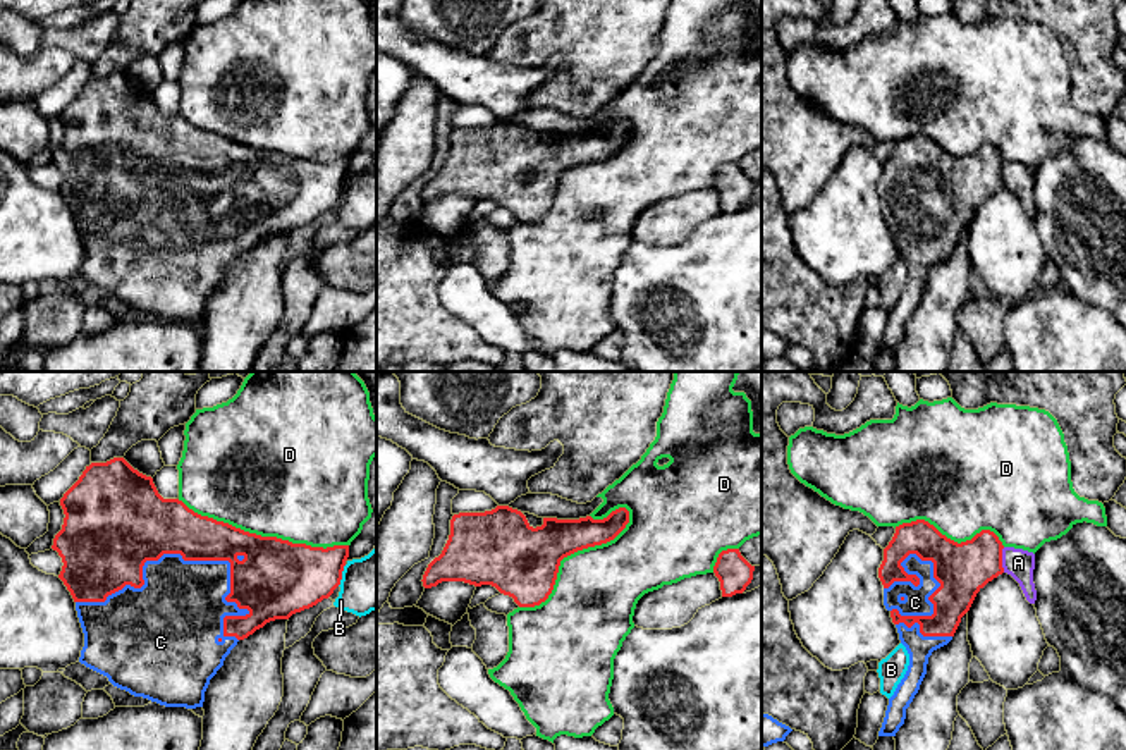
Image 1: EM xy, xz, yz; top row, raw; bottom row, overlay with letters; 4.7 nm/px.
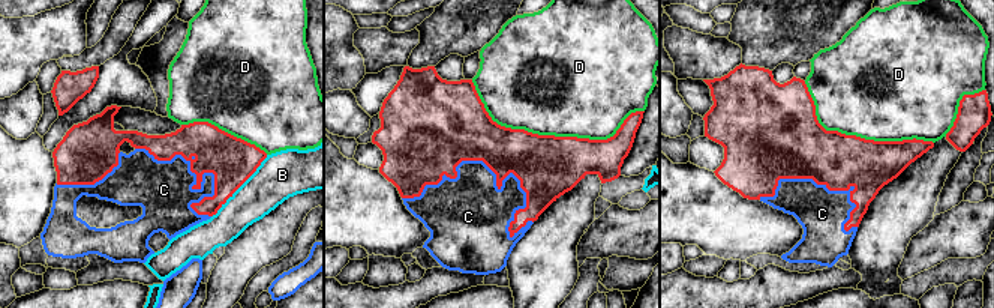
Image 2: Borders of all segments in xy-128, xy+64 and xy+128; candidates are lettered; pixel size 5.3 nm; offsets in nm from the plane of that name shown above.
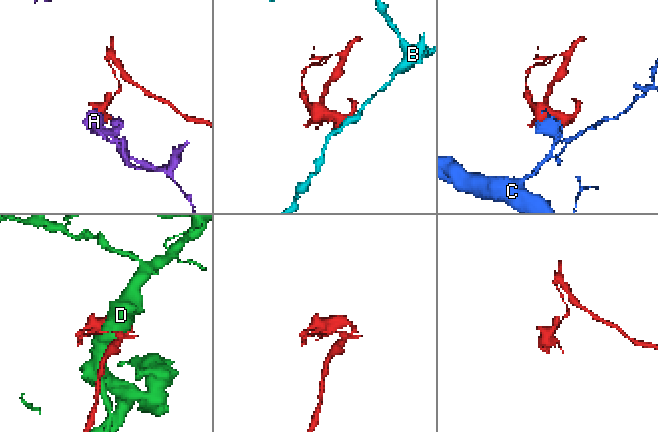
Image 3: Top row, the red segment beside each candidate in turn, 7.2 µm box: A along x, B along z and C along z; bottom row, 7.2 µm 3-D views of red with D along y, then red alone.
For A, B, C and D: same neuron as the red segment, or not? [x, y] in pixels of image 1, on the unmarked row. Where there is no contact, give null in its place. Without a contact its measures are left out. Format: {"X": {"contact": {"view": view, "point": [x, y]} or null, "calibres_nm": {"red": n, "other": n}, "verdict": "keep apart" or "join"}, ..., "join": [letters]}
{"A": {"contact": {"view": "yz", "point": [1001, 174]}, "calibres_nm": {"red": 240, "other": 140}, "verdict": "keep apart"}, "B": {"contact": {"view": "xy", "point": [341, 190]}, "calibres_nm": {"red": 320, "other": 260}, "verdict": "keep apart"}, "C": {"contact": {"view": "xy", "point": [174, 167]}, "calibres_nm": {"red": 380, "other": 400}, "verdict": "join"}, "D": {"contact": {"view": "xz", "point": [568, 169]}, "calibres_nm": {"red": 340, "other": 400}, "verdict": "keep apart"}, "join": ["C"]}

